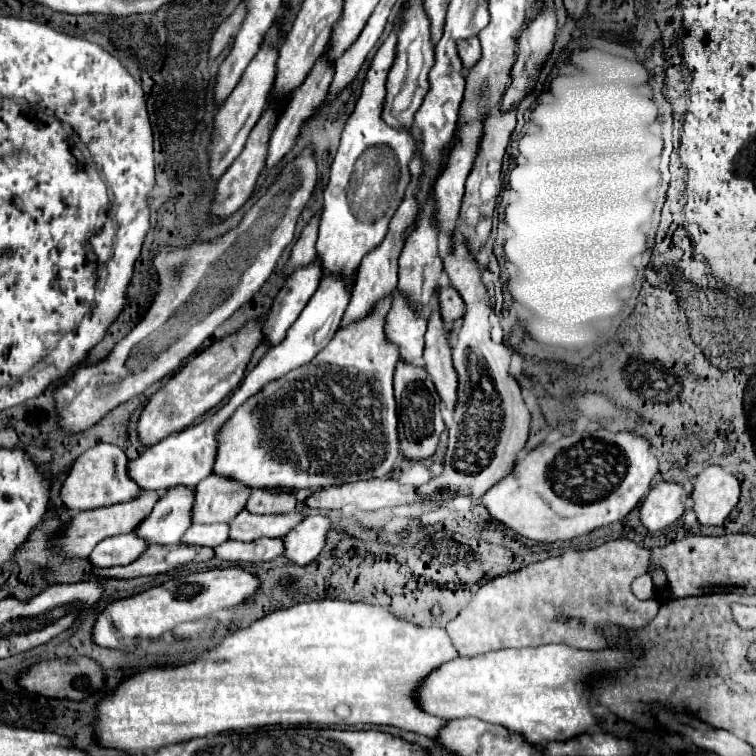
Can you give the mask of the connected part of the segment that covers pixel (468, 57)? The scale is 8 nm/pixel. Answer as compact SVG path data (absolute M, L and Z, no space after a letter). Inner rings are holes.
M476 36L466 38L466 40L456 40L456 48L462 60L462 66L466 70L470 70L480 60L480 40Z

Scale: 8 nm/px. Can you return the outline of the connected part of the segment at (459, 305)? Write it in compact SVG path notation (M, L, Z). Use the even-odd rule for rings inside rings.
M442 286L438 302L440 312L444 314L444 322L448 322L448 326L456 326L464 316L464 300L460 298L460 294L456 294L452 286Z

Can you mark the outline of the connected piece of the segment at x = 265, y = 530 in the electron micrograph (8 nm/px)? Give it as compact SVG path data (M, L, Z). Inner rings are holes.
M242 510L230 524L230 538L242 542L252 542L262 536L280 538L288 534L288 530L292 530L292 526L296 526L296 522L300 520L304 520L304 516L298 512L278 516L256 516L248 514L248 510Z

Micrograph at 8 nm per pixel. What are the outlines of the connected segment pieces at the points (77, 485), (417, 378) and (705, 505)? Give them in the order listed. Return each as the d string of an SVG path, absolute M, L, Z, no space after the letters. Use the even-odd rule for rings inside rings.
M96 444L84 454L80 454L72 464L60 490L64 508L68 508L68 512L82 512L94 508L108 508L132 500L140 492L140 488L128 478L126 466L128 466L126 454L114 444Z
M406 360L396 364L394 372L394 396L398 406L398 440L400 440L400 456L406 460L422 460L436 452L438 438L444 432L442 420L442 402L428 378L428 372L422 366L414 366Z
M710 466L698 474L692 490L694 512L702 526L720 526L740 500L740 482L720 466Z

